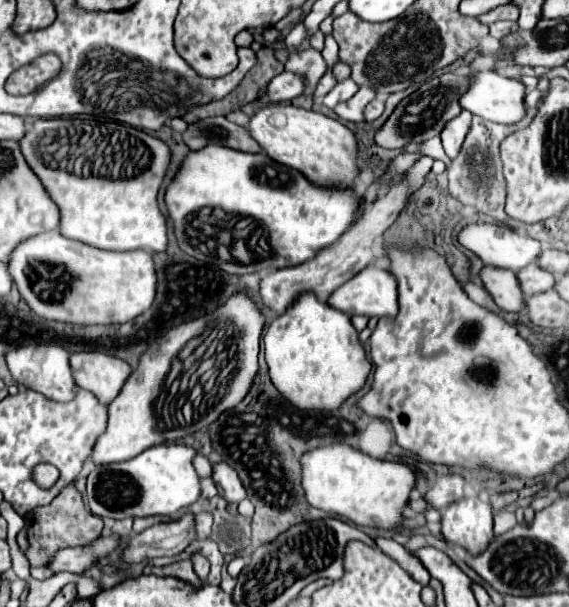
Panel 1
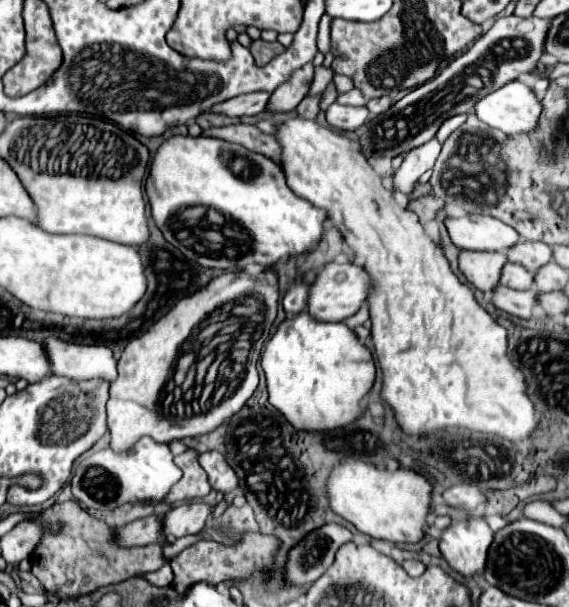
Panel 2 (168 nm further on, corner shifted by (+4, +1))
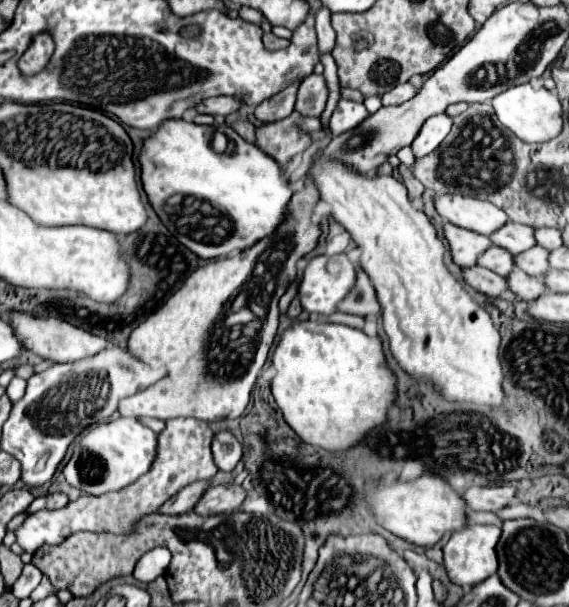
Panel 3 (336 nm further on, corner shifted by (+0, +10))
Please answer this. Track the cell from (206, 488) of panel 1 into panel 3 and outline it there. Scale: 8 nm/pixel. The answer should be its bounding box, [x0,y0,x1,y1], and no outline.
[16,419,218,553]

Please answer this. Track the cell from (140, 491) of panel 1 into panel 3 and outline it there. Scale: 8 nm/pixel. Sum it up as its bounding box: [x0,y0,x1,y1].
[64,417,158,495]

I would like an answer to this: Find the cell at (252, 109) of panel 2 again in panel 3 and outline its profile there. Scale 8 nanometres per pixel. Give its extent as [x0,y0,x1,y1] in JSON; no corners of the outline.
[196,97,244,115]

